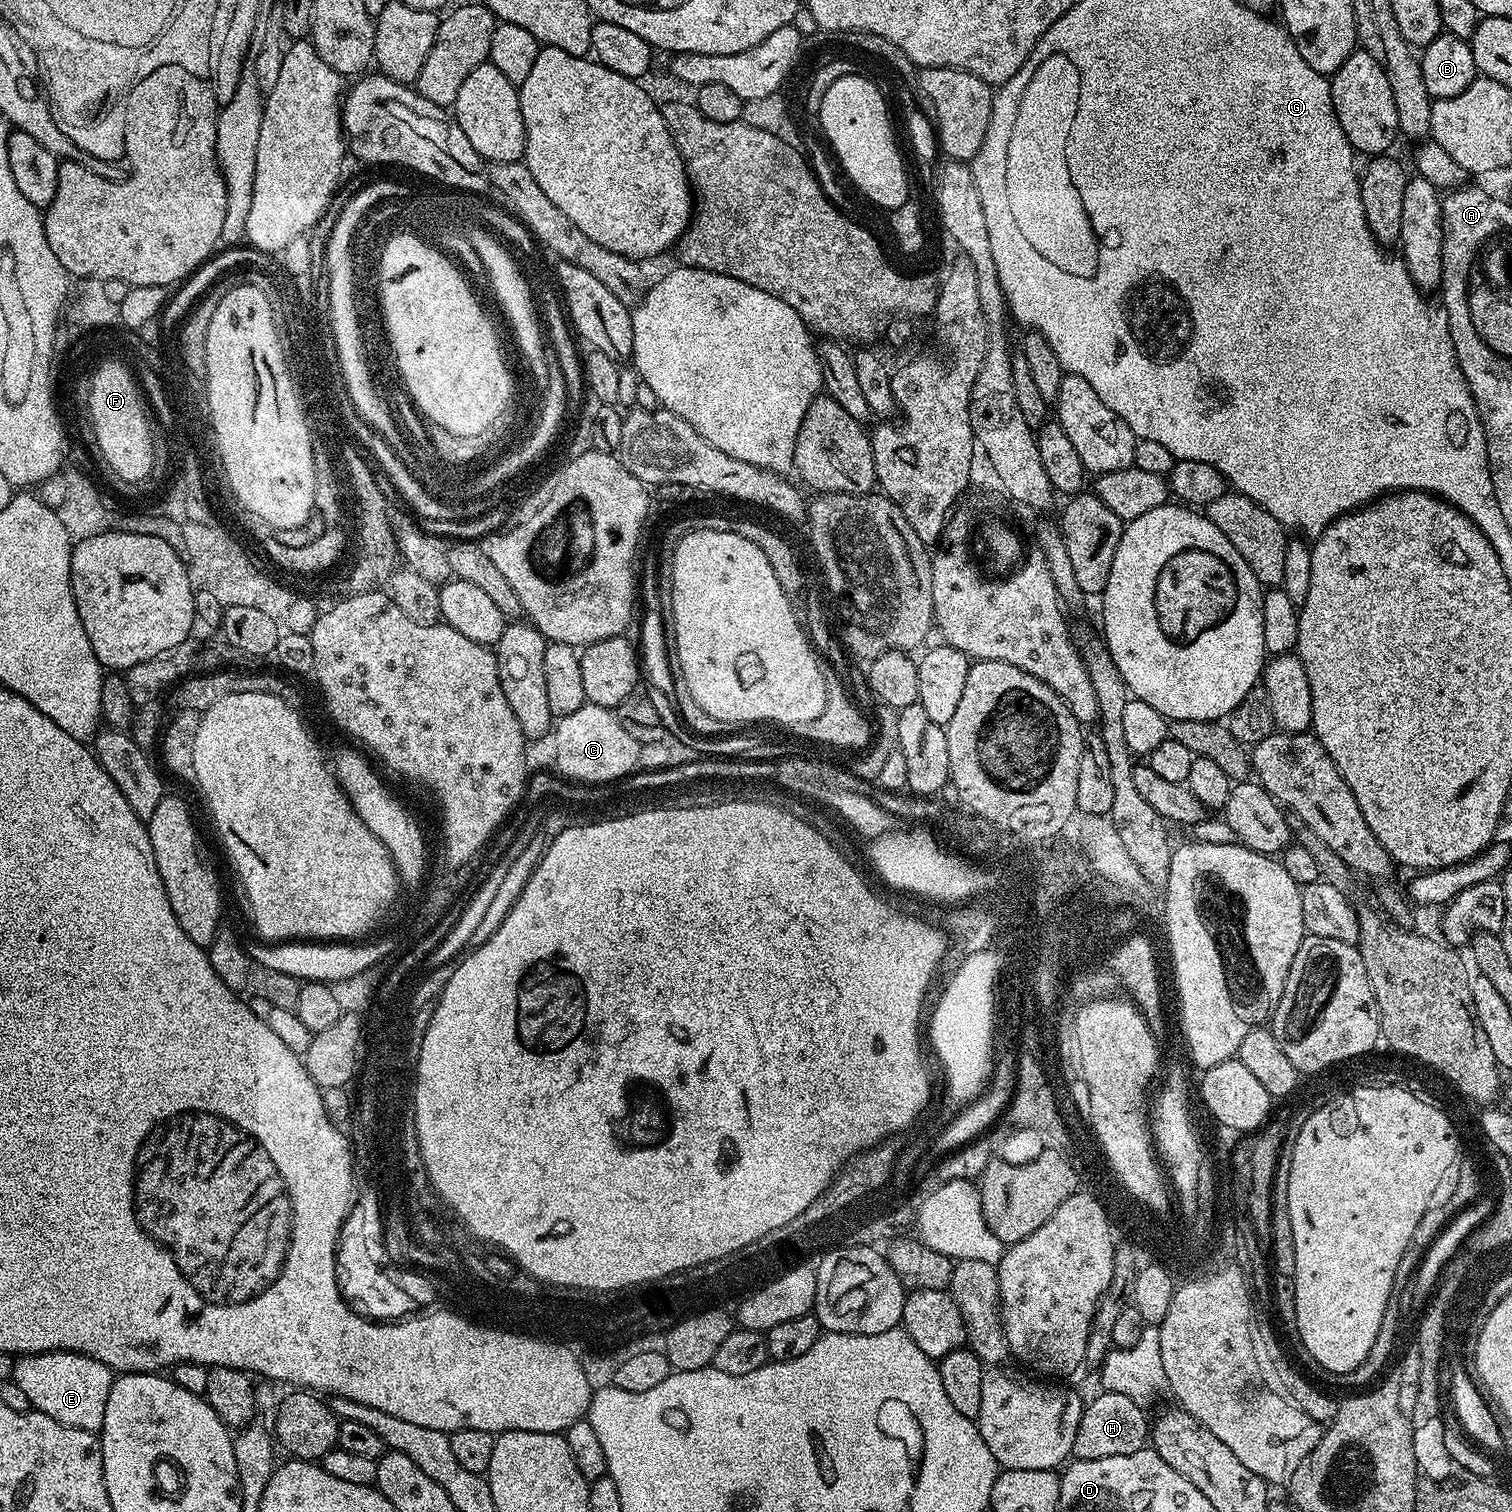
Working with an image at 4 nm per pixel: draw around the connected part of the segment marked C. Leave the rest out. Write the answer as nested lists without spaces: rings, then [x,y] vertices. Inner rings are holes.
[[[586,702],[574,710],[574,714],[566,714],[555,721],[551,740],[556,747],[555,771],[566,781],[589,786],[609,785],[636,772],[640,743],[625,729],[613,709]]]

